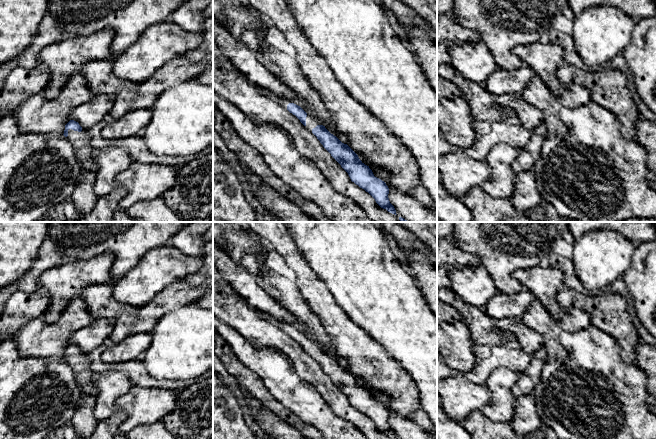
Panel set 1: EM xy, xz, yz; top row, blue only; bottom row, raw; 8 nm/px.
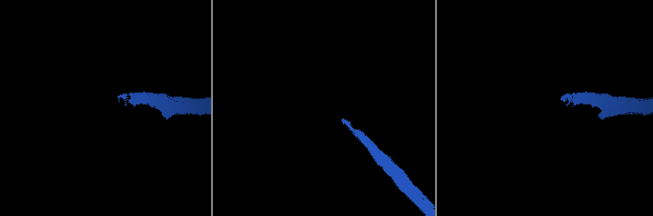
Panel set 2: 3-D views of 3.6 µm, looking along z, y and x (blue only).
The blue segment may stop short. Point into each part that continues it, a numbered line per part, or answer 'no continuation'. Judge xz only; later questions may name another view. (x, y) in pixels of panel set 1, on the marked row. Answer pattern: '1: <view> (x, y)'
1: xz (311, 122)

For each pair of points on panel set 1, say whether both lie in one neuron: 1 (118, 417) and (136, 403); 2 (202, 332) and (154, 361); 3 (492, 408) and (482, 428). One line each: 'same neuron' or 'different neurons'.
1: different neurons
2: same neuron
3: different neurons

